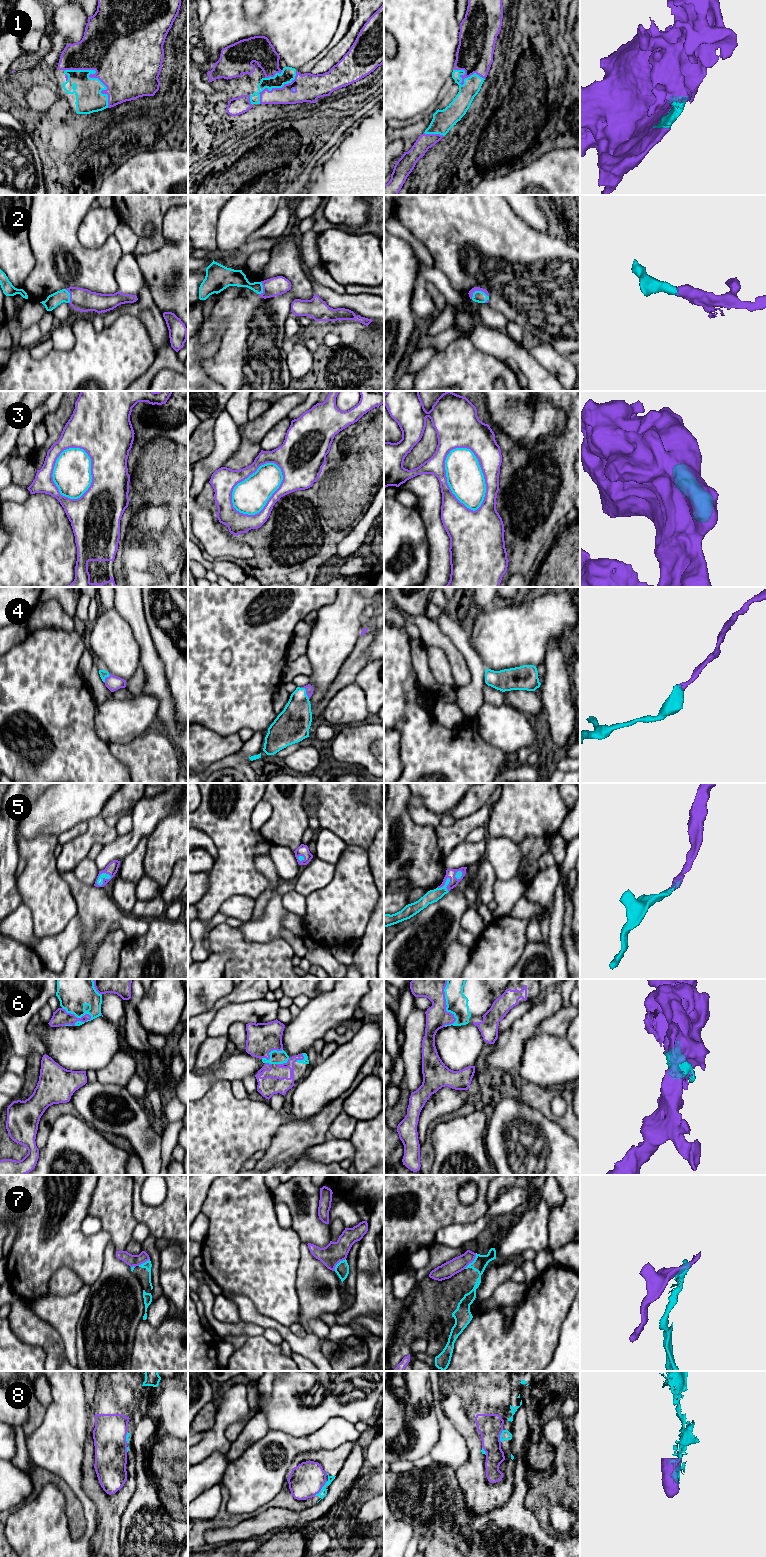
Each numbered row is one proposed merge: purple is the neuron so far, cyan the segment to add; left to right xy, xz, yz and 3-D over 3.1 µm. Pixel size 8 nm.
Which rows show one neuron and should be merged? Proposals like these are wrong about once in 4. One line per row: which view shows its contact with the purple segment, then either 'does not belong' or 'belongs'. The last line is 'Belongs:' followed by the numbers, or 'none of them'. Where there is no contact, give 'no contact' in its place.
1: contact in xy; belongs
2: contact in yz; belongs
3: contact in yz; does not belong
4: contact in xz; belongs
5: contact in xy; belongs
6: contact in yz; belongs
7: contact in yz; does not belong
8: contact in xz; belongs
Belongs: 1, 2, 4, 5, 6, 8

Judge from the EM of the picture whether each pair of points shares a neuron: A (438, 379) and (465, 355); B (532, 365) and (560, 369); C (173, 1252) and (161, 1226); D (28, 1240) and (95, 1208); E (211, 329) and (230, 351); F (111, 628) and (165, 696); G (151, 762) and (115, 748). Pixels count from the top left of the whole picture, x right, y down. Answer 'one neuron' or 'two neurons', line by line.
A: one neuron
B: two neurons
C: two neurons
D: two neurons
E: one neuron
F: two neurons
G: one neuron

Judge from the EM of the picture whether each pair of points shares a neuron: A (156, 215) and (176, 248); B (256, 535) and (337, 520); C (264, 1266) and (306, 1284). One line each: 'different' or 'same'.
A: different
B: same
C: different

